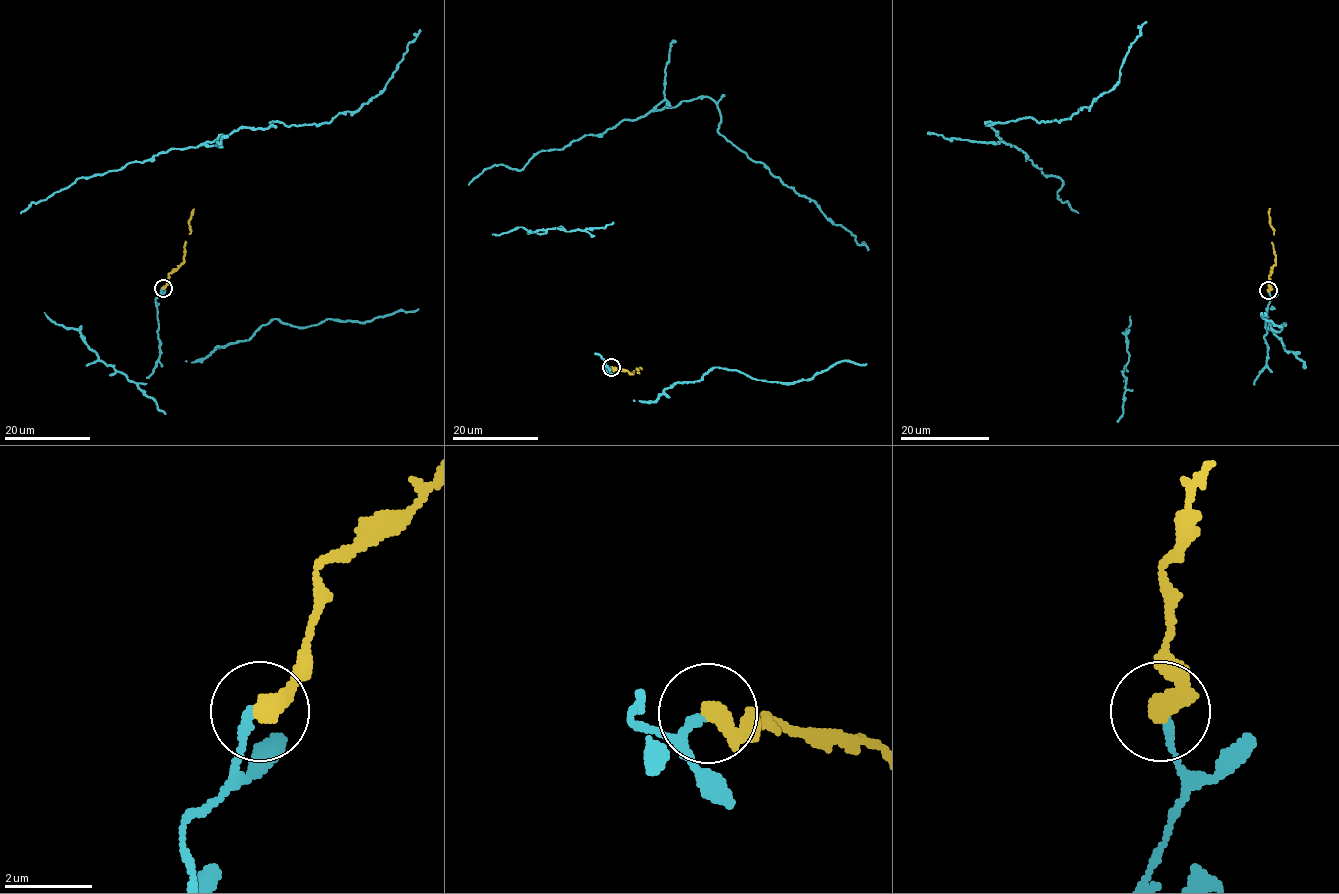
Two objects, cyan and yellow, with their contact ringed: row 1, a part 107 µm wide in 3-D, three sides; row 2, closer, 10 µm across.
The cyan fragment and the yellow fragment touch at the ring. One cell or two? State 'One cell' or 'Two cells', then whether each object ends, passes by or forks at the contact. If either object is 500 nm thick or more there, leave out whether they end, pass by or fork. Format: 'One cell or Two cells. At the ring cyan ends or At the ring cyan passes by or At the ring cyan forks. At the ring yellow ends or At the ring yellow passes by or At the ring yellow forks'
One cell. At the ring cyan ends. At the ring yellow ends

